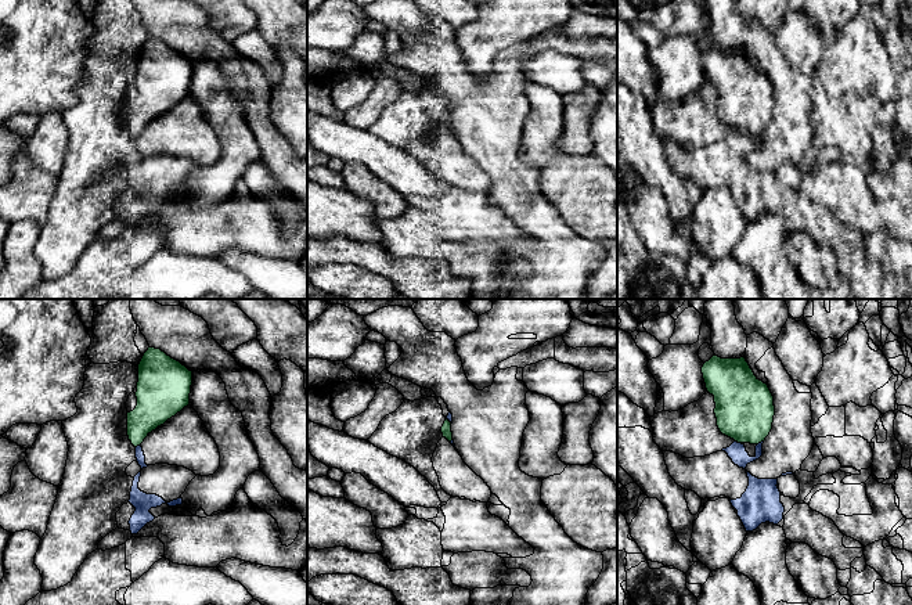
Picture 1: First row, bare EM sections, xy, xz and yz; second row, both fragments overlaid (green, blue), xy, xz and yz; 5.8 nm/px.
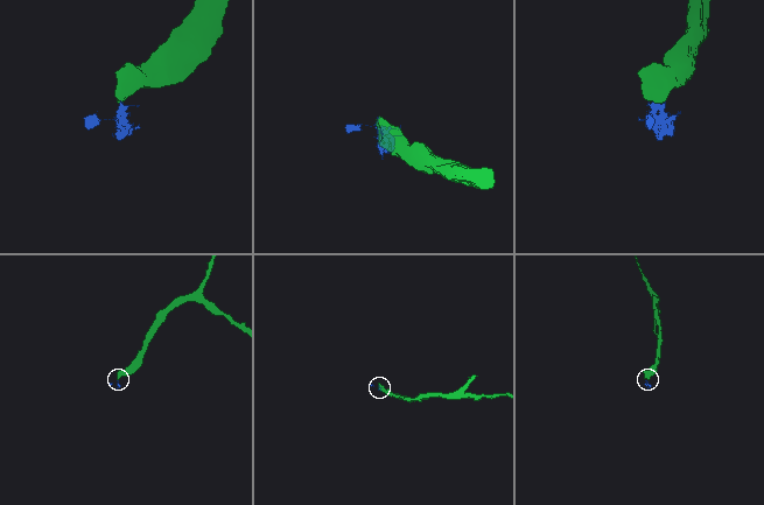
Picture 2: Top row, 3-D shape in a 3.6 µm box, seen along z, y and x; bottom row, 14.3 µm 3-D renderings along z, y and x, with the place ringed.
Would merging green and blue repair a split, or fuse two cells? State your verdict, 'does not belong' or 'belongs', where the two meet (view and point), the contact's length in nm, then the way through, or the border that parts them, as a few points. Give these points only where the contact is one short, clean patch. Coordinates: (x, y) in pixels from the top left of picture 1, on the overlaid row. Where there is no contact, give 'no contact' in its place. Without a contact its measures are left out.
does not belong; meets green in yz at (738, 442); contact 40 nm long

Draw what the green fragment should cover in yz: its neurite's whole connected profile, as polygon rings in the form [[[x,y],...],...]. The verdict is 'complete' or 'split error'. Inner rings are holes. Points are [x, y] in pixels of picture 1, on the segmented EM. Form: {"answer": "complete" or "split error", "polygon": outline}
{"answer": "complete", "polygon": [[[713,356],[702,367],[706,389],[714,396],[714,414],[720,432],[738,443],[758,444],[772,429],[775,406],[767,383],[760,381],[745,357],[721,359]]]}

